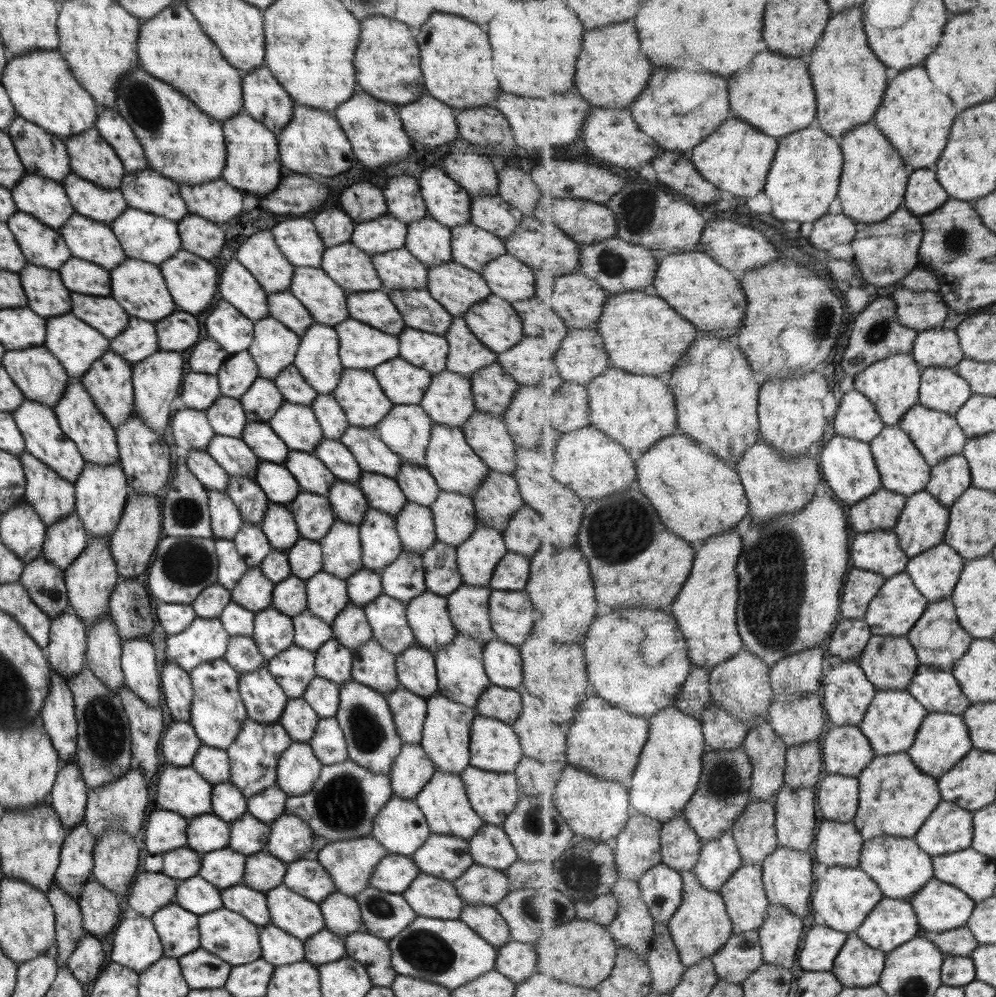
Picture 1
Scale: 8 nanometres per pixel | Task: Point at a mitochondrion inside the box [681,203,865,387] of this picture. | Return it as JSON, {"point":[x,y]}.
{"point":[819,326]}

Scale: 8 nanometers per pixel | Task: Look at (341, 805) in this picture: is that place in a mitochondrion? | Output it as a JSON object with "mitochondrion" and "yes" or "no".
{"mitochondrion":"yes"}

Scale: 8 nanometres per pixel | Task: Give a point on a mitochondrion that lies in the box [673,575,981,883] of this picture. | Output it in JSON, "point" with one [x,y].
{"point":[724,780]}

